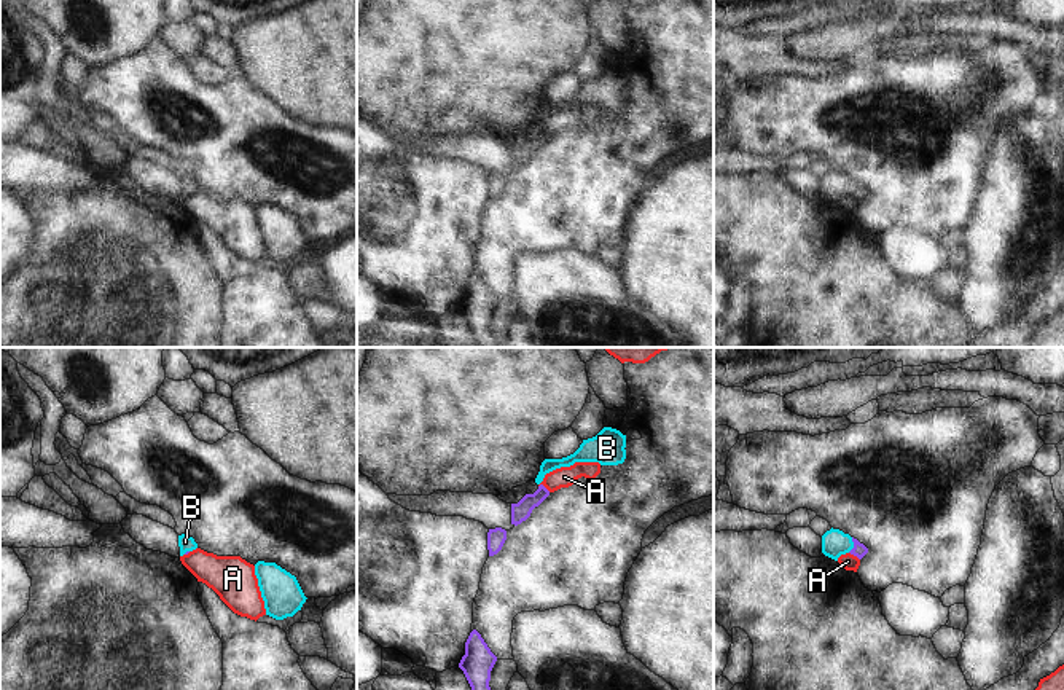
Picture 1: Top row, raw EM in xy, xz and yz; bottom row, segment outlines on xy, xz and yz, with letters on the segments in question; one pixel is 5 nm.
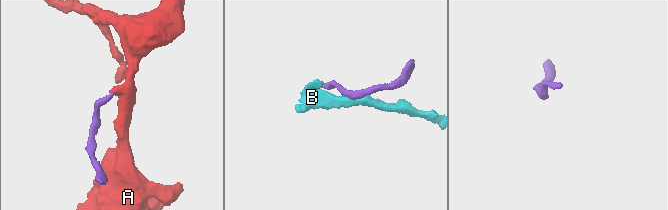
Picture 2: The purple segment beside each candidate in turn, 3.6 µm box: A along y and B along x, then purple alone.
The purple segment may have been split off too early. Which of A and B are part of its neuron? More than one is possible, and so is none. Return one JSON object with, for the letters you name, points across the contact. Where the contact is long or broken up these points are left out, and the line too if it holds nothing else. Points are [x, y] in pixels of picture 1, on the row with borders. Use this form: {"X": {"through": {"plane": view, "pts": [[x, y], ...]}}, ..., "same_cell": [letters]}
{"B": {"through": {"plane": "yz", "pts": [[859, 550], [854, 545], [835, 542]]}}, "same_cell": ["B"]}

